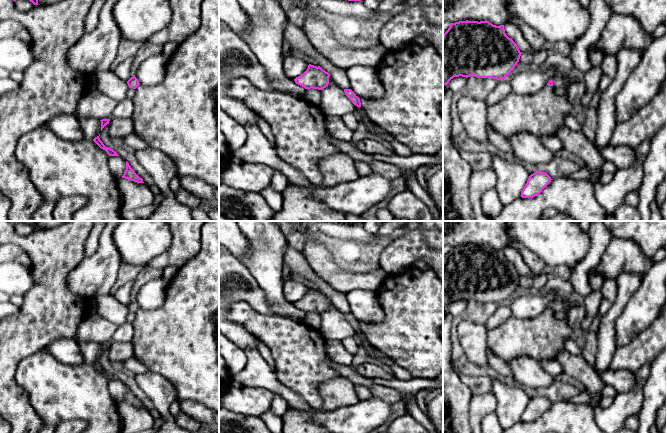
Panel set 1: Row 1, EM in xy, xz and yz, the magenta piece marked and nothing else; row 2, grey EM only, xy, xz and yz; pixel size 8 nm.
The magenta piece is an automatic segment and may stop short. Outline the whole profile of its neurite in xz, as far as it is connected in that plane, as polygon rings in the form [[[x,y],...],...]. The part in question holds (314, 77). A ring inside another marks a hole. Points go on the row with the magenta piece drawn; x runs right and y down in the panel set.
[[[309,64],[307,70],[294,79],[295,83],[305,89],[322,90],[329,84],[330,74],[323,70],[320,66]]]

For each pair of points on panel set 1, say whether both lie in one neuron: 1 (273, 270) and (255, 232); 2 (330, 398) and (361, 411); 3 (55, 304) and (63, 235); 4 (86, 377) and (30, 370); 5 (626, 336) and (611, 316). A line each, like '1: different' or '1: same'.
1: same
2: different
3: same
4: same
5: different

